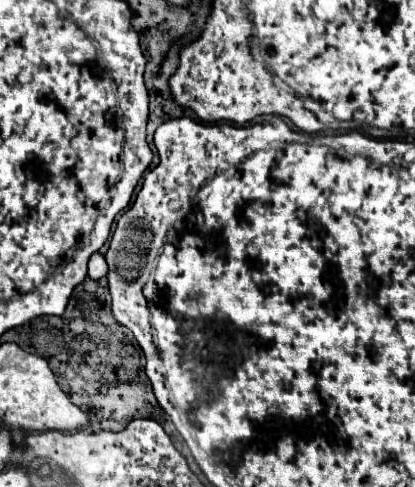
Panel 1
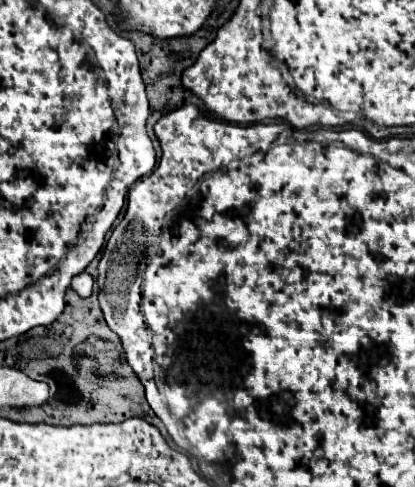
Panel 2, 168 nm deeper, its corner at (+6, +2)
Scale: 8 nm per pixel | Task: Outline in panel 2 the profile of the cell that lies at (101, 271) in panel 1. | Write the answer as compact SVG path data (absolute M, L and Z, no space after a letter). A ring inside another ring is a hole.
M84 270L80 274L76 274L72 278L72 288L82 296L82 298L88 298L92 294L92 284L94 284L94 278Z

